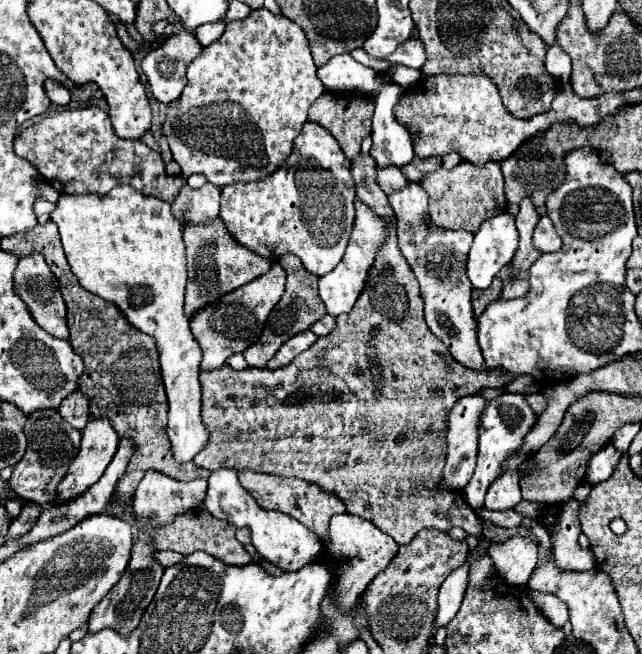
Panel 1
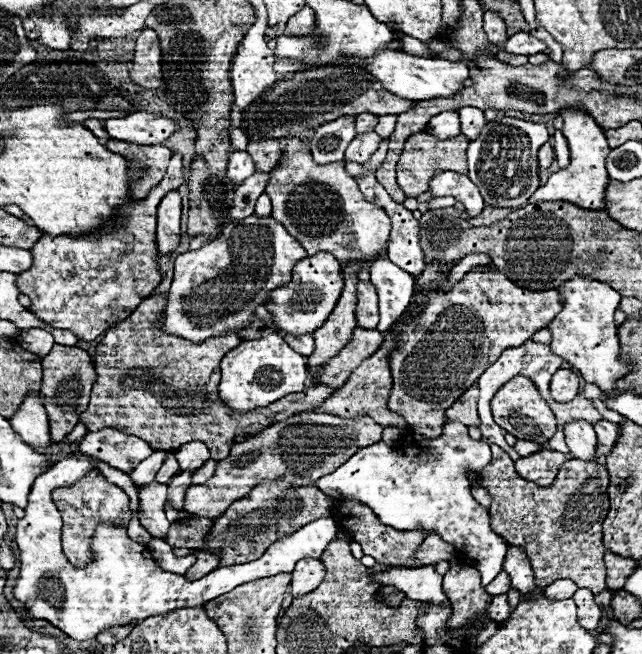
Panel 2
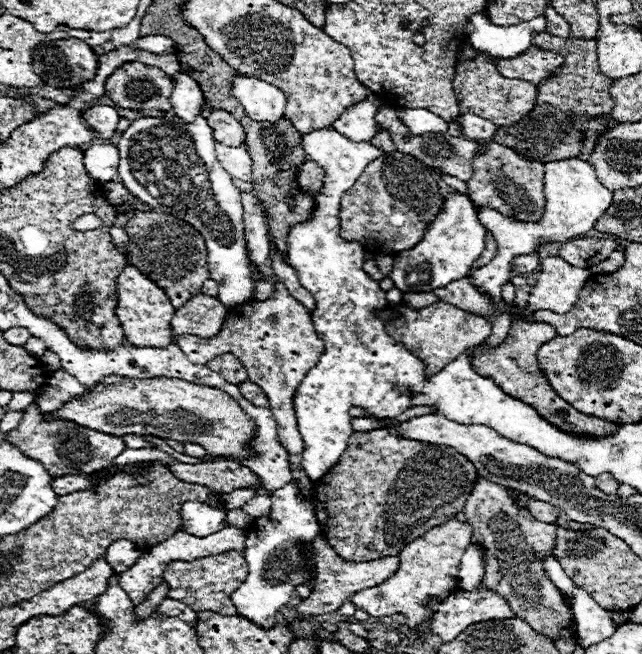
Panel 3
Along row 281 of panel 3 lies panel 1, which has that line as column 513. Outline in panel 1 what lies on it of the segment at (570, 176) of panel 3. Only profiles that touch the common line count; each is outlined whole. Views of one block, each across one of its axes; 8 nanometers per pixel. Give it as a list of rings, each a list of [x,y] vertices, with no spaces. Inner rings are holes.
[[[508,470],[504,472],[504,476],[496,478],[486,494],[486,508],[492,510],[512,510],[516,504],[522,502],[522,494],[520,494],[520,476],[518,470]]]

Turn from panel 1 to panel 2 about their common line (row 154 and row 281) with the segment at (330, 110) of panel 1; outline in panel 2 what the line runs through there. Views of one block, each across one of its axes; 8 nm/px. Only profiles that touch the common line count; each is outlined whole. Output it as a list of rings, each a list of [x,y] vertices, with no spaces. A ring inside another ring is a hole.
[[[348,262],[344,268],[344,290],[342,296],[330,314],[330,318],[324,322],[322,328],[318,328],[312,336],[316,340],[316,350],[312,356],[308,356],[308,372],[312,378],[316,378],[316,370],[332,358],[332,354],[338,354],[352,336],[352,330],[356,328],[356,274],[362,266],[368,266],[368,262]]]

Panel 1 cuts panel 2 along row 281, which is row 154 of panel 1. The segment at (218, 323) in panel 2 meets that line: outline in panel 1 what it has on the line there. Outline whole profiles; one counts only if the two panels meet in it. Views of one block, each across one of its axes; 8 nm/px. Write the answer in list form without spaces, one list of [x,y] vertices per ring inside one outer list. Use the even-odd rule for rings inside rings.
[[[260,8],[252,10],[244,20],[228,22],[226,32],[188,66],[184,96],[170,104],[162,128],[184,178],[204,174],[218,188],[236,182],[256,182],[268,178],[290,156],[292,142],[308,120],[308,108],[322,92],[324,86],[316,76],[316,64],[304,30],[286,16]]]

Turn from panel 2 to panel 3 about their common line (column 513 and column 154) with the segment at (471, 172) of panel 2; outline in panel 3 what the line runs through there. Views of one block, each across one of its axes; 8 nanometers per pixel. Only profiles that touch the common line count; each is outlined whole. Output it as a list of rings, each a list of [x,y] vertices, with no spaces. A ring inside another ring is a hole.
[[[166,116],[166,118],[138,118],[130,124],[126,132],[120,134],[118,152],[120,152],[120,166],[118,176],[124,188],[134,194],[144,204],[152,206],[154,210],[178,216],[194,226],[206,240],[208,248],[208,272],[210,278],[218,282],[218,300],[232,308],[246,300],[252,300],[256,294],[258,270],[250,262],[246,236],[244,236],[244,220],[242,220],[242,200],[240,190],[234,186],[232,176],[222,168],[214,152],[214,138],[212,128],[208,126],[206,118],[196,118],[194,122],[186,124],[182,118]]]

